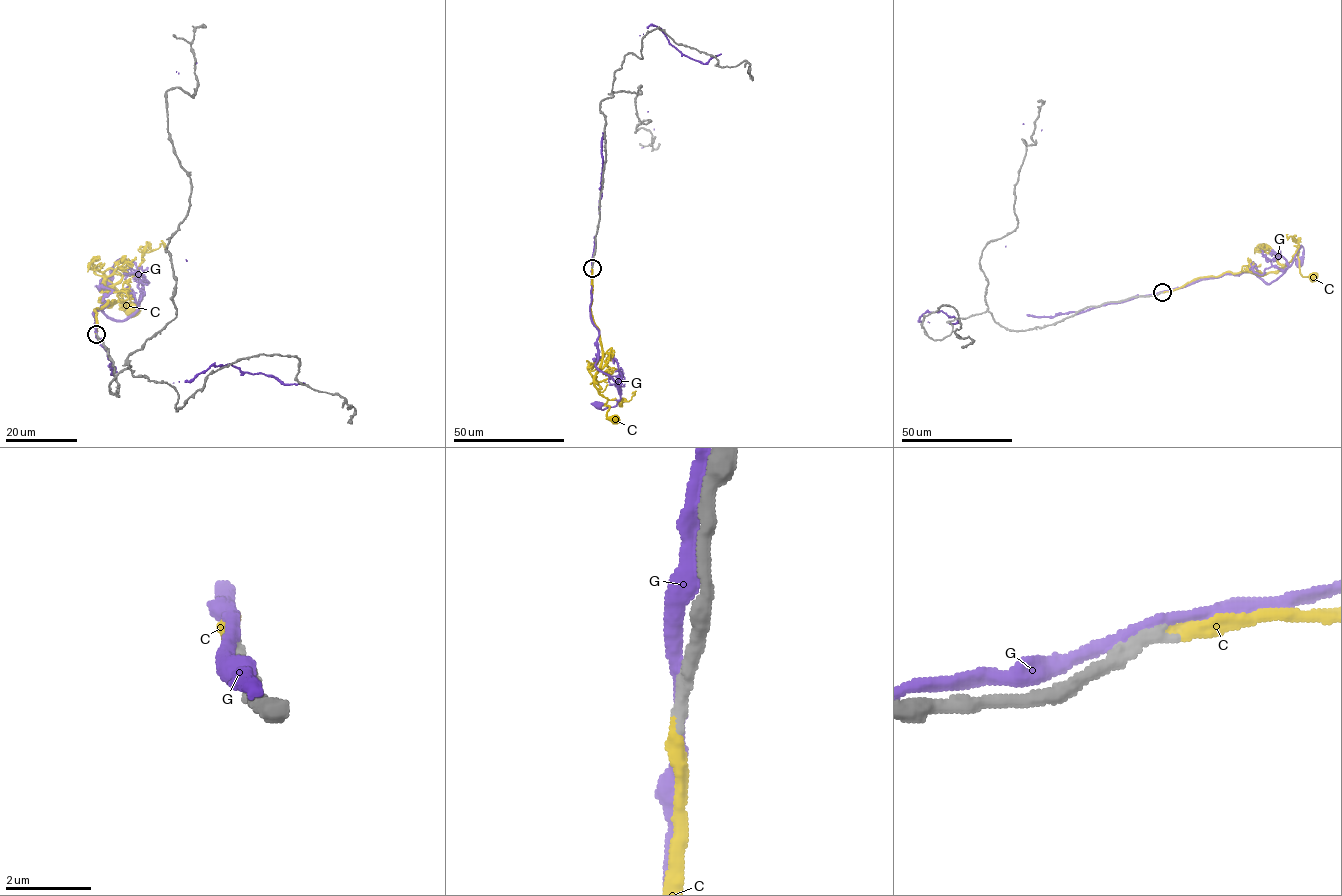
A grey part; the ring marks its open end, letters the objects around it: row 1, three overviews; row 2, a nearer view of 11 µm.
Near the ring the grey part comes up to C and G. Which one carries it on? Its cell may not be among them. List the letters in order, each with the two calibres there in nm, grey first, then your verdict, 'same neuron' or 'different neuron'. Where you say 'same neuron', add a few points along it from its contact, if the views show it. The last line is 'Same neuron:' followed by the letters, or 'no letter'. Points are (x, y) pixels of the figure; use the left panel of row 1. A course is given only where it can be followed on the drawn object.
C: 320/360 nm | same neuron | via (96, 334), (94, 310), (113, 300), (108, 307), (100, 301), (122, 278), (108, 268), (120, 309), (133, 309)
G: 420/280 nm | different neuron
Same neuron: C

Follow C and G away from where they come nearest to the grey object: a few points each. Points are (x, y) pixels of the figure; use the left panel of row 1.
C: (96, 334), (94, 310), (113, 300), (108, 307), (100, 301), (122, 278), (108, 268), (120, 309), (133, 309)
G: (97, 335), (93, 313), (106, 301), (112, 319), (136, 309), (137, 266), (118, 260), (106, 287)

